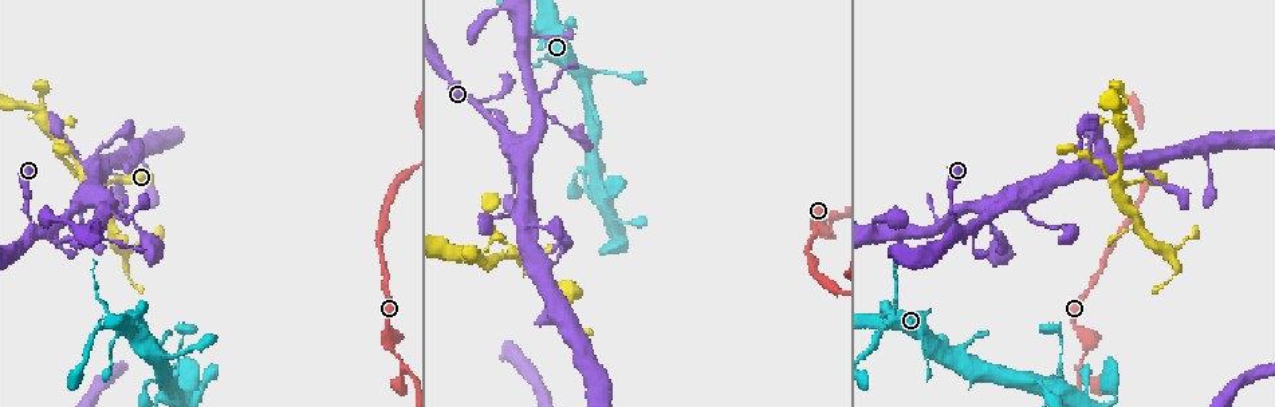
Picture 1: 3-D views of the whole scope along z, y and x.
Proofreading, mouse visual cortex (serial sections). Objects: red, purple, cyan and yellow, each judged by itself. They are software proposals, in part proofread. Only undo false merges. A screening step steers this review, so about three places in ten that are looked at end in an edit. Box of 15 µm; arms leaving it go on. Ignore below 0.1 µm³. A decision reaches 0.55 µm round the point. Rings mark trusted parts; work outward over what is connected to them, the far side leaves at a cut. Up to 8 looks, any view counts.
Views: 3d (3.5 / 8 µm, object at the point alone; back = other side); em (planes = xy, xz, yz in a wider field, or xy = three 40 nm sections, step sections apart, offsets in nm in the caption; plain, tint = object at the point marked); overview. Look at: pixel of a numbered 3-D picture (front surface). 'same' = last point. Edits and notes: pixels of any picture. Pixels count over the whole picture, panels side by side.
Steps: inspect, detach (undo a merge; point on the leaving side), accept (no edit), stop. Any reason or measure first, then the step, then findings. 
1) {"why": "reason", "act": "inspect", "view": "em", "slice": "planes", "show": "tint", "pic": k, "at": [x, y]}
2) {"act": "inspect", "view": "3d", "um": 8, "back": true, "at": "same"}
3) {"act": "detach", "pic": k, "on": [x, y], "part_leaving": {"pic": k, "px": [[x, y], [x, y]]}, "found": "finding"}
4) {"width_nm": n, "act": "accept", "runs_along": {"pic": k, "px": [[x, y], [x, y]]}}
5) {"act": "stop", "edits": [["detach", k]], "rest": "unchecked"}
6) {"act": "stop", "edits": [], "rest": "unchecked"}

{"why": "thick turns thin", "act": "inspect", "view": "3d", "um": 3.5, "pic": 1, "at": [504, 242]}

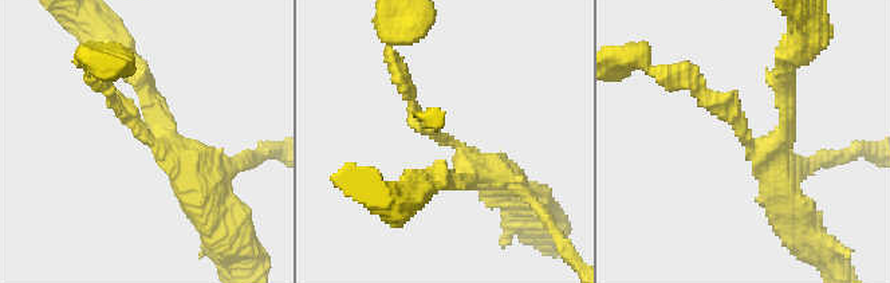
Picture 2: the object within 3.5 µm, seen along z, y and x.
{"arm_widths_nm": [150, 350], "why": "need the tissue", "act": "inspect", "view": "em", "slice": "xy", "step": 5, "show": "tint", "pic": 2, "at": [447, 140]}

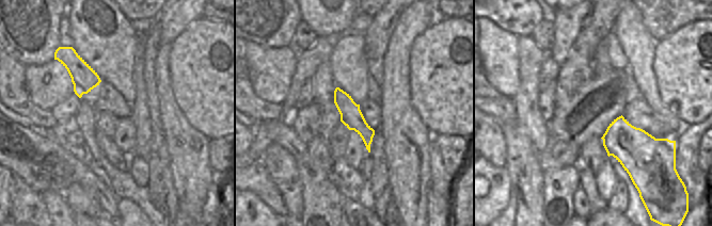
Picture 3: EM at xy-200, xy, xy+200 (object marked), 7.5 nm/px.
{"act": "accept", "runs_along": {"pic": 2, "px": [[512, 181], [479, 172], [413, 117], [405, 89]]}, "found": "continuous, no second cell"}

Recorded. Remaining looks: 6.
{"why": "a narrow waist", "act": "inspect", "view": "3d", "um": 3.5, "back": true, "pic": 1, "at": [52, 241]}

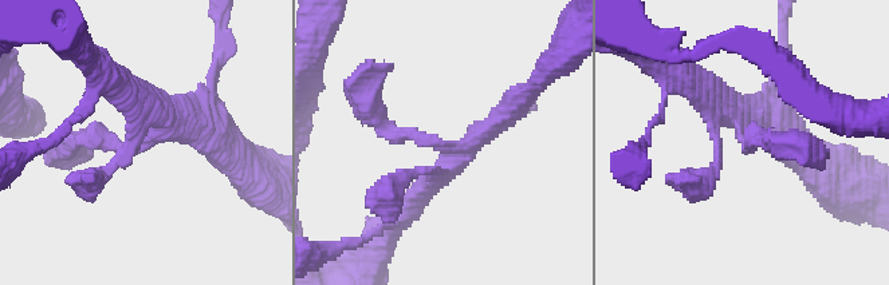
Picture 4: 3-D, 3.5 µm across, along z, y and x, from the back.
{"act": "inspect", "view": "em", "slice": "xy", "step": 3, "show": "tint", "pic": 4, "at": [443, 144]}

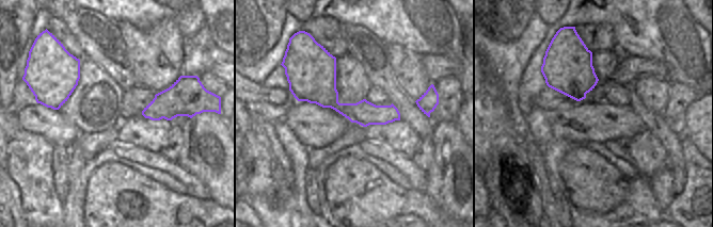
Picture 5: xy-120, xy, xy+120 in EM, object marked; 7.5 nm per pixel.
{"act": "accept", "runs_along": {"pic": 4, "px": [[205, 101], [148, 142], [69, 142]]}, "found": "continuous, no second cell"}

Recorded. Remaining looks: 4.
{"why": "looks like a crossing", "act": "inspect", "view": "3d", "um": 3.5, "pic": 1, "at": [1019, 202]}

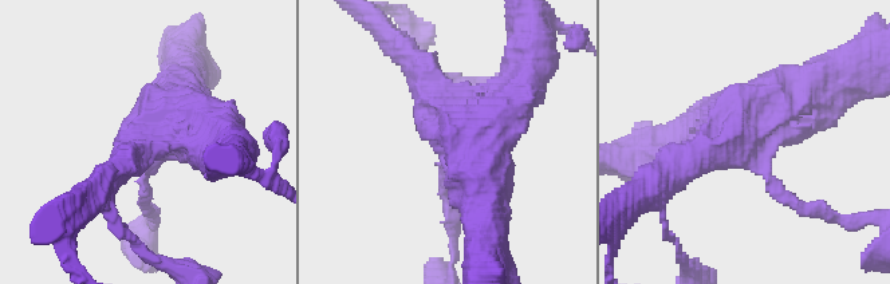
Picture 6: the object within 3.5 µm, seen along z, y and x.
{"arms": 4, "arm_widths_nm": [150, 400, 450, 600], "act": "inspect", "view": "em", "slice": "xy", "step": 1, "show": "tint", "pic": 6, "at": [745, 147]}

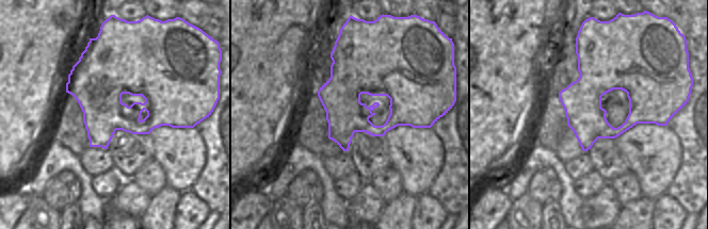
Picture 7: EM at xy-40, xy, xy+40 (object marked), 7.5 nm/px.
{"act": "inspect", "view": "em", "slice": "xy", "step": 3, "show": "tint", "at": "same"}

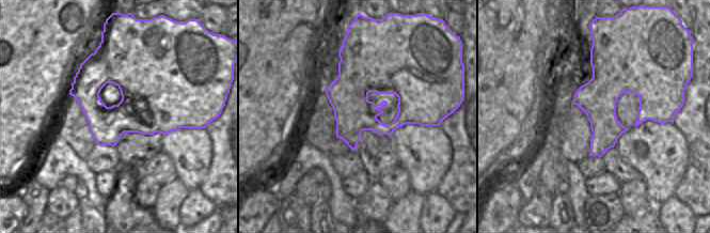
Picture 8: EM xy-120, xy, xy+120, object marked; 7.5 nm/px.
{"width_nm": 300, "act": "accept", "runs_along": {"pic": 6, "px": [[670, 168], [736, 114], [808, 94]]}, "found": "one cell here"}

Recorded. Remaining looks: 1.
{"act": "stop", "edits": [], "rest": "unchecked"}

